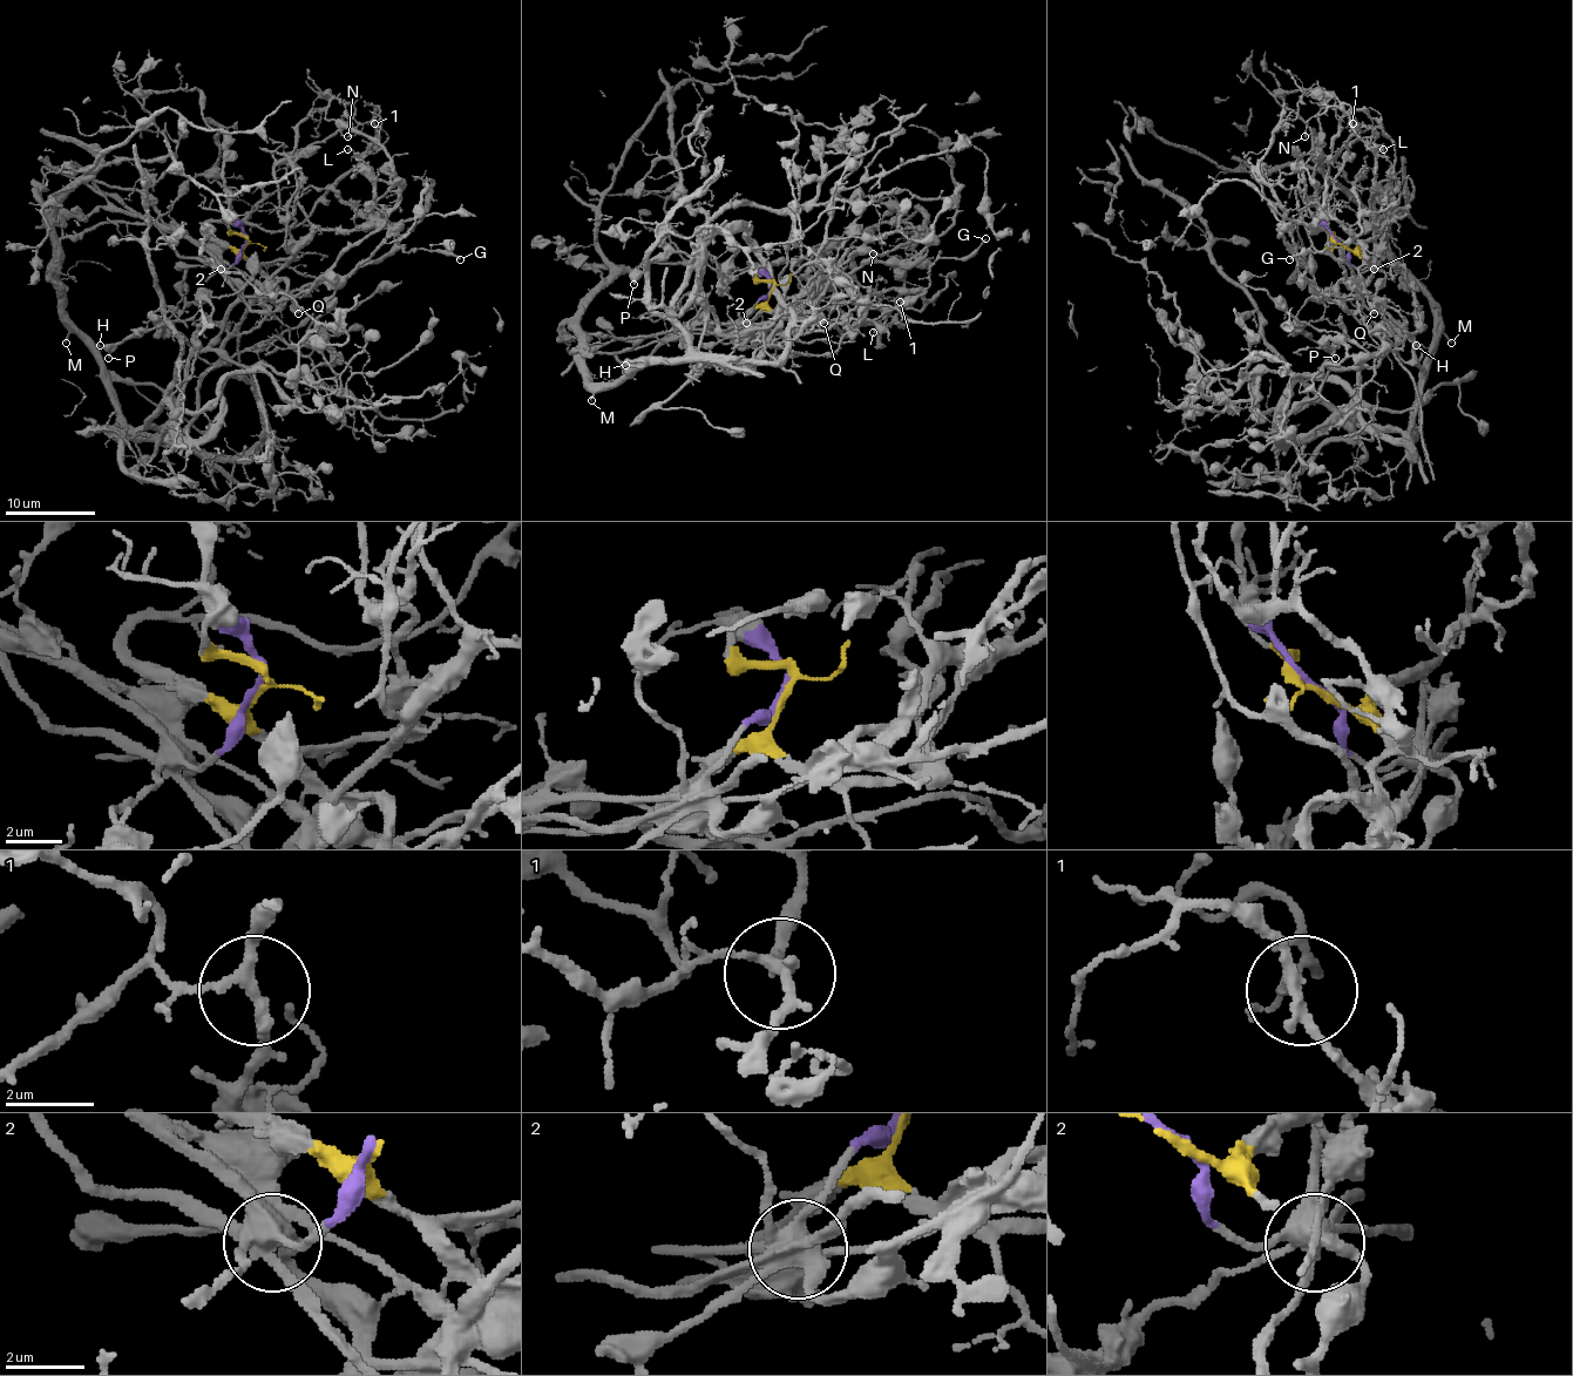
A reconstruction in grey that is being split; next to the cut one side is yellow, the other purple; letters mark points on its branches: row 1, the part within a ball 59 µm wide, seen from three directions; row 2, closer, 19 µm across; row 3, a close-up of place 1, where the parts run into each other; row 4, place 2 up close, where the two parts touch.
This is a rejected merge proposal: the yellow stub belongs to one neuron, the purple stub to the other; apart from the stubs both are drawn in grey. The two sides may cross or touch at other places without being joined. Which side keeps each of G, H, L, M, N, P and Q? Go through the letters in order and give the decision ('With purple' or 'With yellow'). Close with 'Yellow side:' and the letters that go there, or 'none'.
G: With yellow
H: With purple
L: With yellow
M: With purple
N: With yellow
P: With purple
Q: With yellow
Yellow side: G, L, N, Q

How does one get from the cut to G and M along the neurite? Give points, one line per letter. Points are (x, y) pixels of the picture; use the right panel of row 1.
G: (1337, 244), (1363, 259), (1358, 271), (1363, 291), (1344, 276), (1336, 246), (1308, 248), (1290, 259)
M: (1337, 244), (1363, 269), (1374, 230), (1390, 225), (1388, 257), (1424, 293), (1451, 344)

